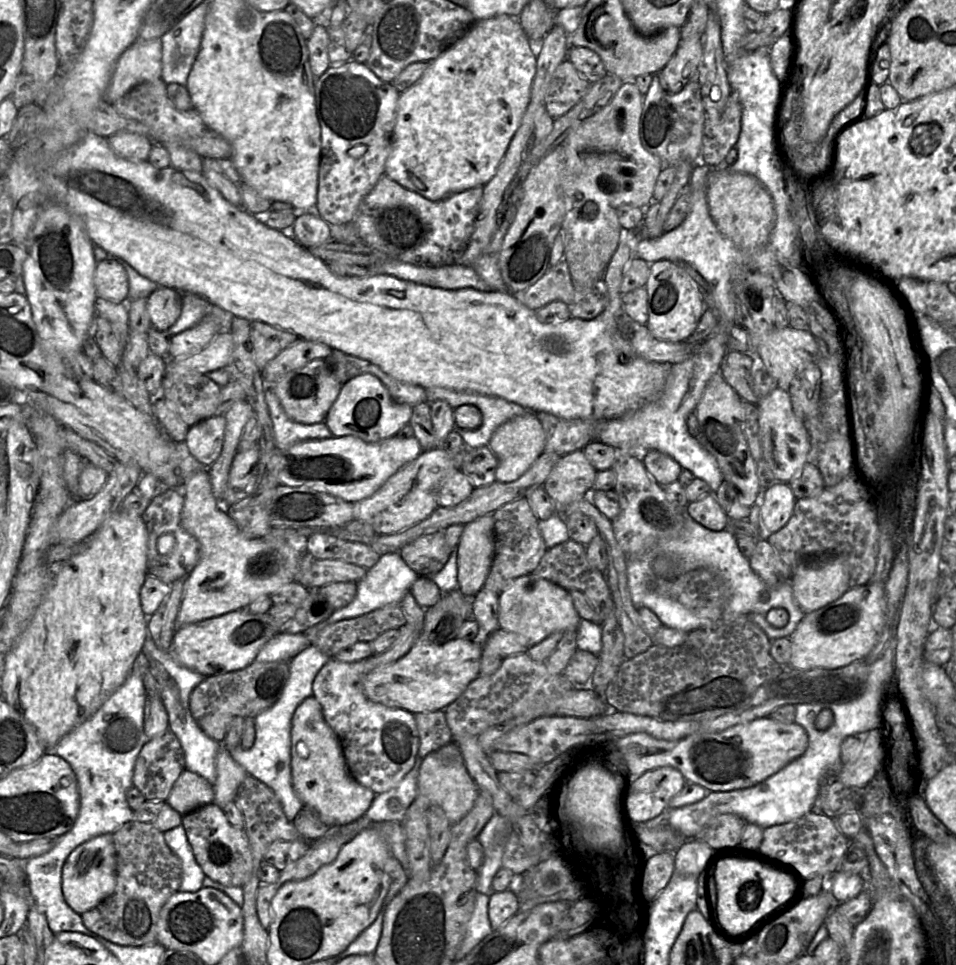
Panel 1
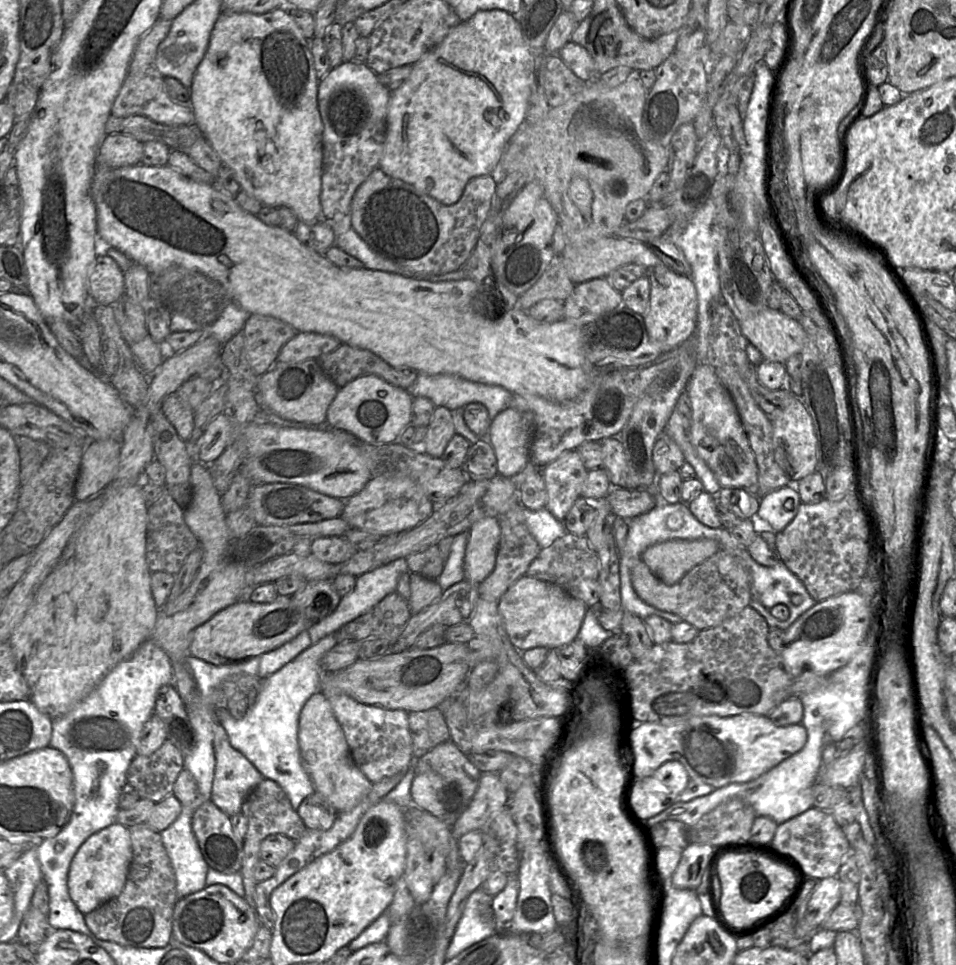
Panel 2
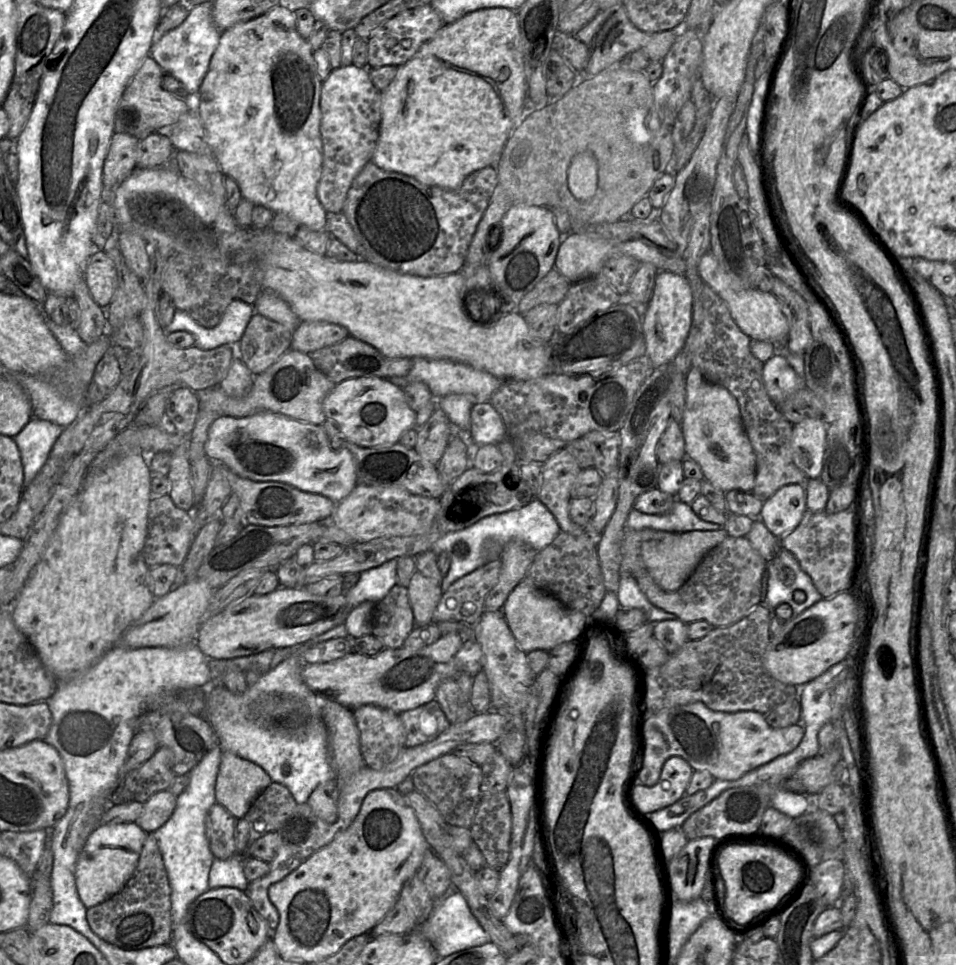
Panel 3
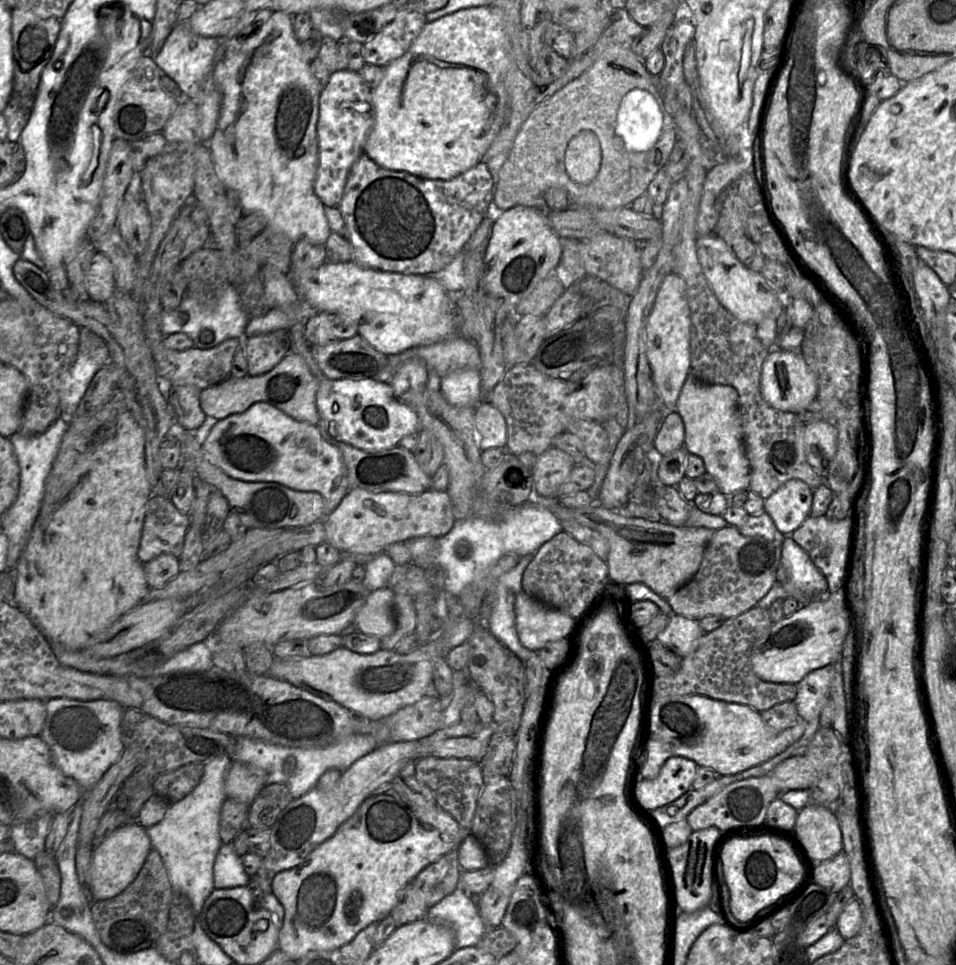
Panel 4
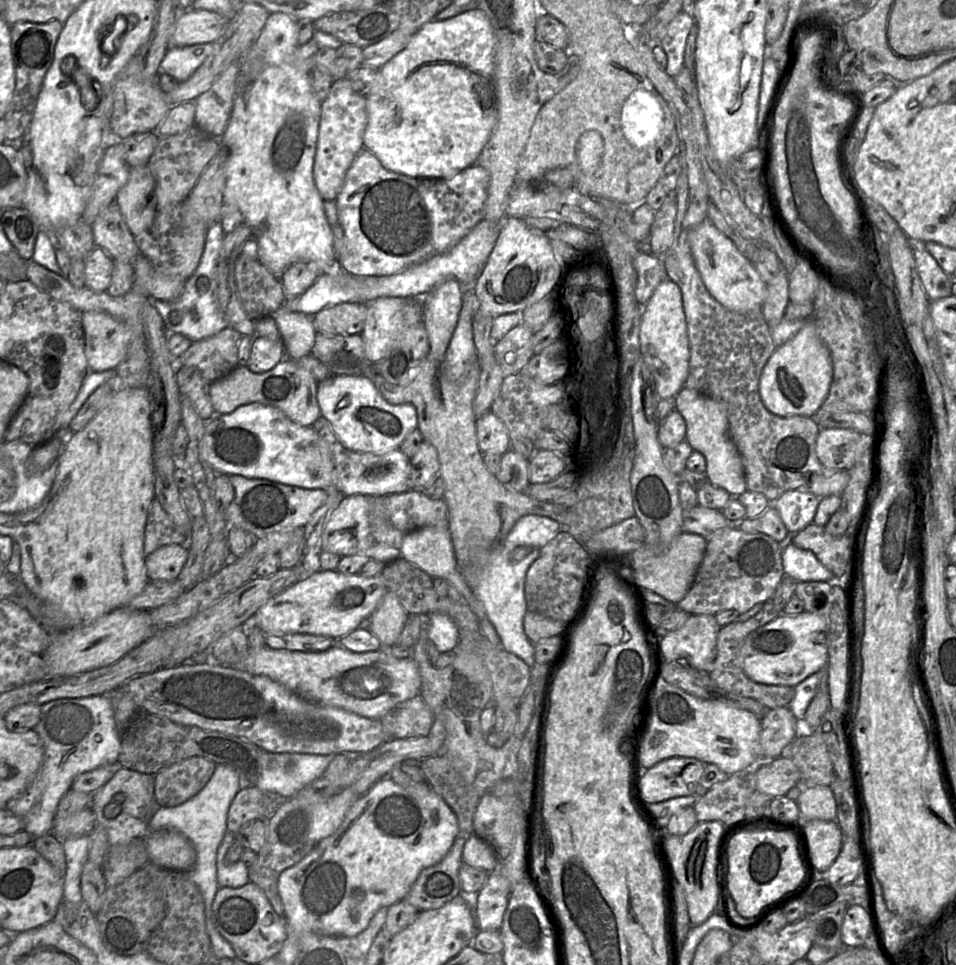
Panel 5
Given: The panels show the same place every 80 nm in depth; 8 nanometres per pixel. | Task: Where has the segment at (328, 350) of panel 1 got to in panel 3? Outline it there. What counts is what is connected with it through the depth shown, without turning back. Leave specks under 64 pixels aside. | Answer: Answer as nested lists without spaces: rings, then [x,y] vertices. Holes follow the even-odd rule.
[[[325,321],[301,322],[292,334],[291,350],[310,355],[316,350],[334,346],[350,336],[342,325]]]

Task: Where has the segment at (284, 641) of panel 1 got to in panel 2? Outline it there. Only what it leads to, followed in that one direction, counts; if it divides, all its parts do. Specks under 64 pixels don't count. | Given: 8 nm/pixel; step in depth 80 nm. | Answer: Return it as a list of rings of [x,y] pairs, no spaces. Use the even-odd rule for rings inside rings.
[[[304,630],[280,647],[263,653],[260,659],[258,675],[266,678],[275,673],[310,645],[312,645],[312,642],[309,634]]]

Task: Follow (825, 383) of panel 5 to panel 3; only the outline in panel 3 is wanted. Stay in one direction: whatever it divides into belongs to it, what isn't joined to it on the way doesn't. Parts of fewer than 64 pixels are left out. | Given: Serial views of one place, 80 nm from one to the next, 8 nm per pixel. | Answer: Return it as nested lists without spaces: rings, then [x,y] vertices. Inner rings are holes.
[[[779,352],[764,363],[762,377],[766,392],[774,404],[782,403],[791,394],[805,387],[803,379]]]

